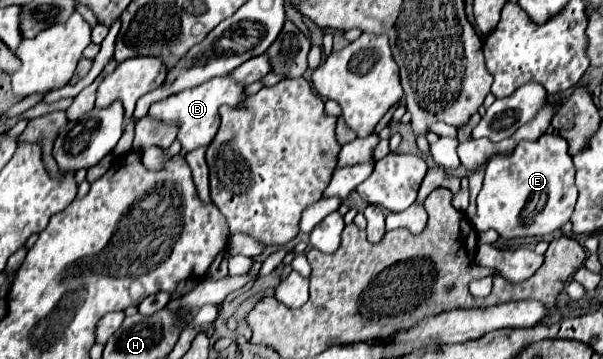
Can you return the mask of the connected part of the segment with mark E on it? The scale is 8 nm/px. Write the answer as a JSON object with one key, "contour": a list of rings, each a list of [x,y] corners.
{"contour":[[[545,133],[537,141],[519,141],[509,155],[495,155],[487,163],[483,187],[475,201],[477,211],[469,221],[477,231],[495,229],[505,239],[549,235],[569,221],[577,195],[567,141],[555,133]]]}

